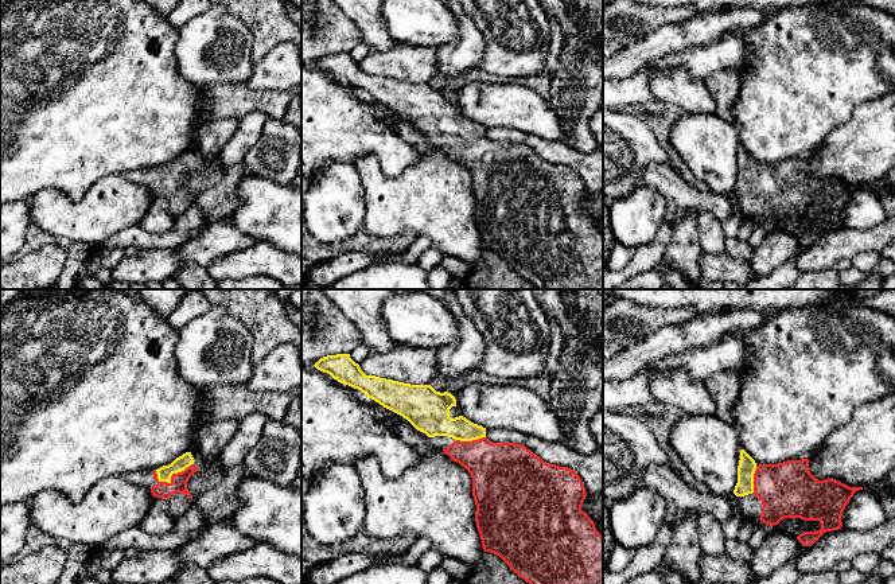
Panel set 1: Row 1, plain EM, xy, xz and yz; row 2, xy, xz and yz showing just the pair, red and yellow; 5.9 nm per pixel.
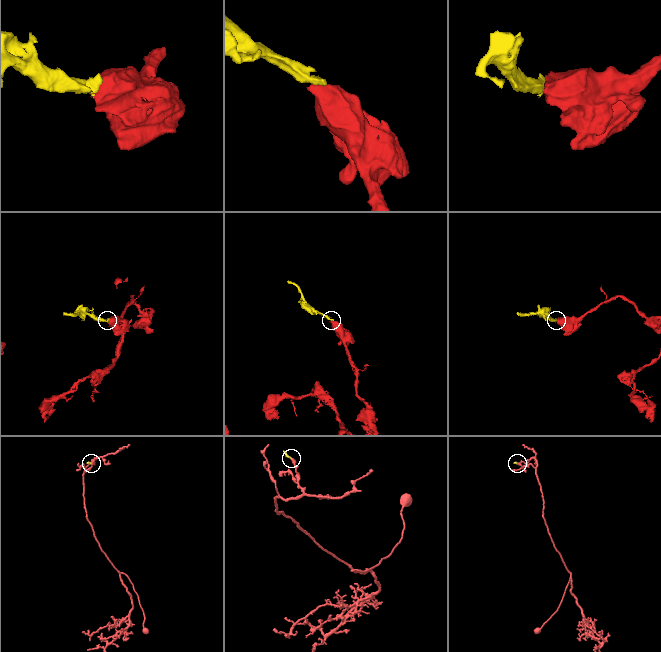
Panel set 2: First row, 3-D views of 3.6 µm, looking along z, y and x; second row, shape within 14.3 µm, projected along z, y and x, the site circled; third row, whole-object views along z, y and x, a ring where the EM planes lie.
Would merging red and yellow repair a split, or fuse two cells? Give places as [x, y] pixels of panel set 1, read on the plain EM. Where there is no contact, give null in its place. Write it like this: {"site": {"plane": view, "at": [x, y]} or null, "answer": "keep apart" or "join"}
{"site": {"plane": "xy", "at": [172, 174]}, "answer": "join"}

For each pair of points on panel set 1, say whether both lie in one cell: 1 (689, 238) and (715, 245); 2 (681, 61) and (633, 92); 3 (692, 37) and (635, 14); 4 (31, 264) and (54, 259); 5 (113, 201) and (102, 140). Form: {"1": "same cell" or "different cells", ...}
{"1": "different cells", "2": "same cell", "3": "different cells", "4": "same cell", "5": "different cells"}

